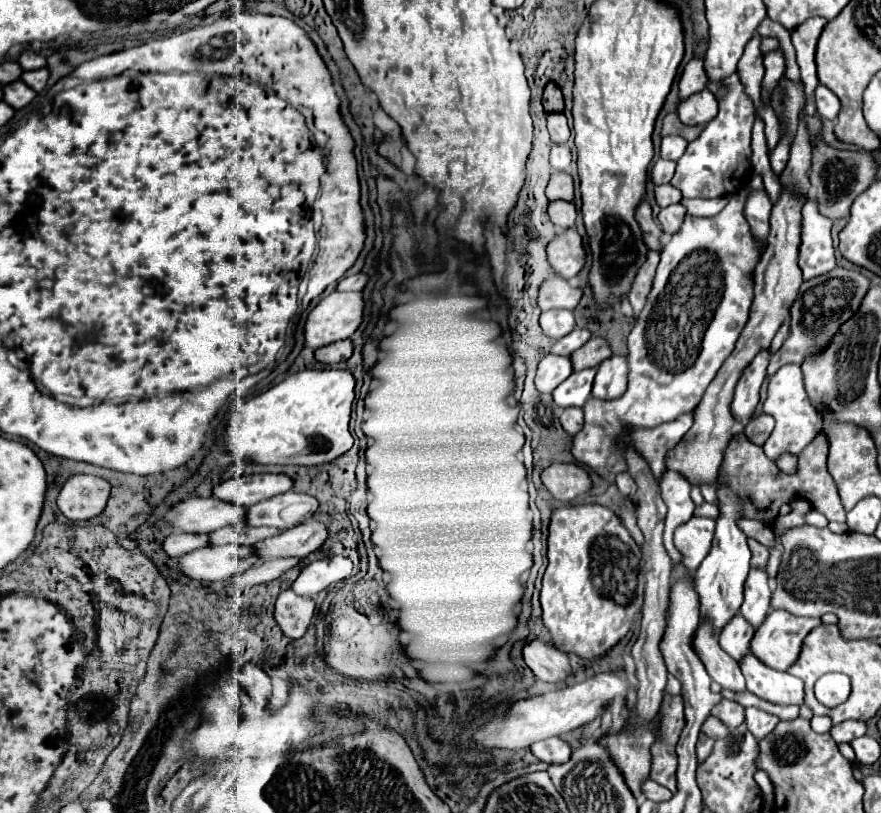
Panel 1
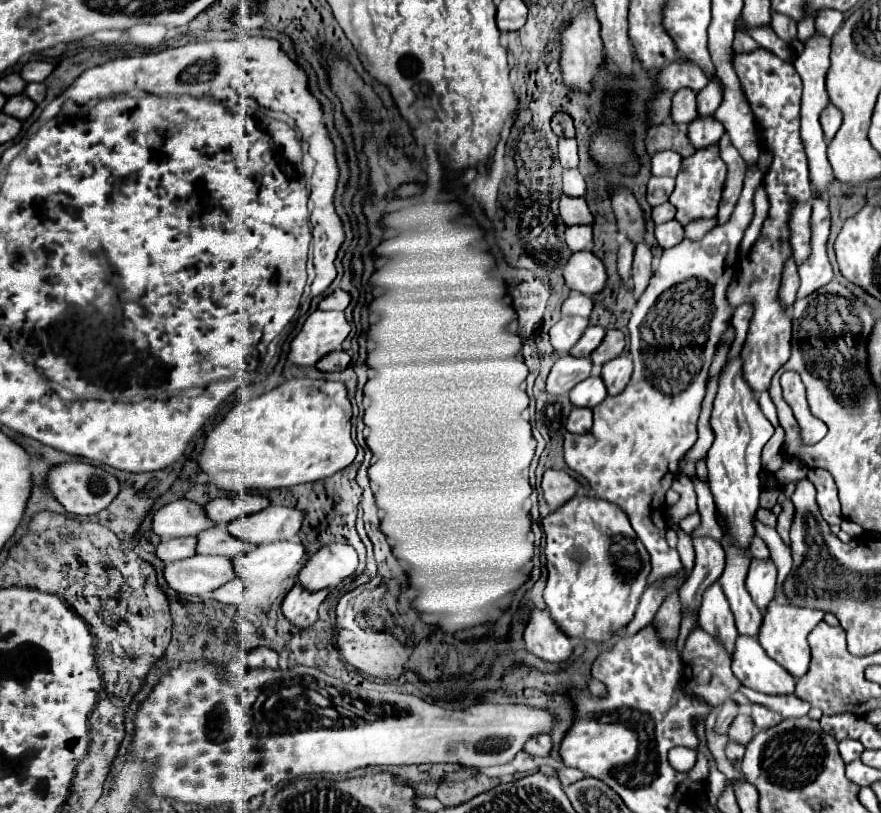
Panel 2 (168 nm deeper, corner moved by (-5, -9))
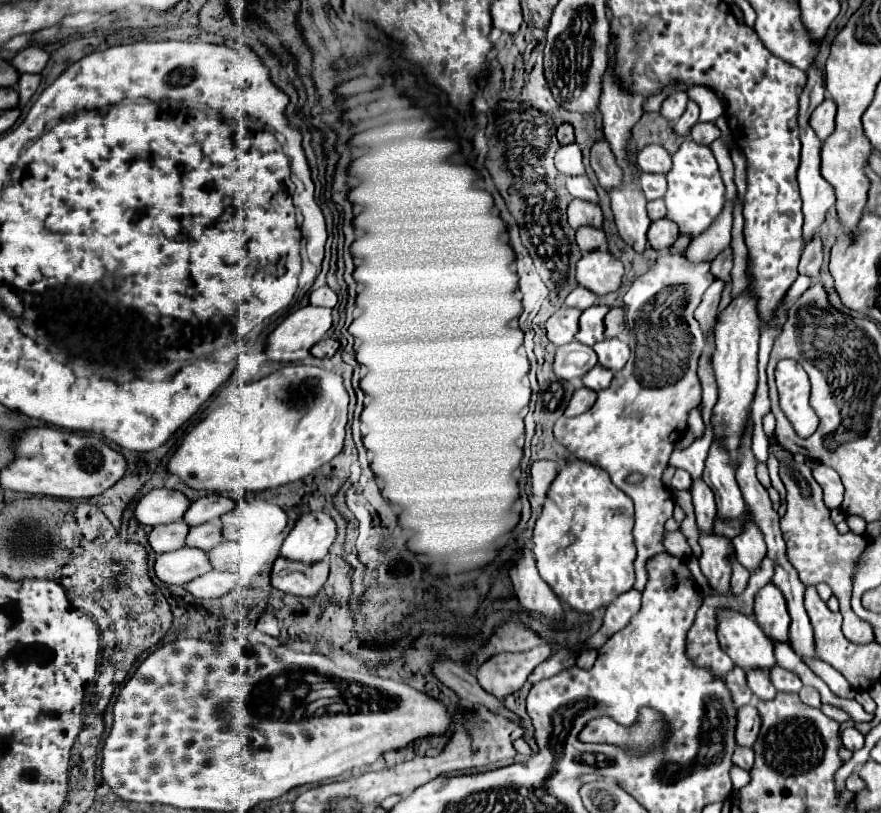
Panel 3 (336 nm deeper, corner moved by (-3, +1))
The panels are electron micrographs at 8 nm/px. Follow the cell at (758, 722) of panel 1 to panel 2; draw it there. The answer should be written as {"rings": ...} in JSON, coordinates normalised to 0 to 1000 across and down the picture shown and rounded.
{"rings":[[[851,865],[851,879],[856,884],[856,892],[860,899],[865,897],[872,897],[872,894],[879,894],[888,887],[888,879],[867,870],[867,867],[860,867],[860,865]]]}

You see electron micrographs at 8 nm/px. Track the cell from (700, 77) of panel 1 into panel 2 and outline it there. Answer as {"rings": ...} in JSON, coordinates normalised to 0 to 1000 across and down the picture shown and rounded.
{"rings":[[[772,109],[763,122],[763,139],[765,151],[785,151],[790,146],[790,117],[783,109]]]}

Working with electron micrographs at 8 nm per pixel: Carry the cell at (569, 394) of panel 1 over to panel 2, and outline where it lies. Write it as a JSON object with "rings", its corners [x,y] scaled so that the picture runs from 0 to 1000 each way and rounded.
{"rings":[[[667,464],[647,481],[647,493],[654,501],[677,501],[690,486],[683,464]]]}

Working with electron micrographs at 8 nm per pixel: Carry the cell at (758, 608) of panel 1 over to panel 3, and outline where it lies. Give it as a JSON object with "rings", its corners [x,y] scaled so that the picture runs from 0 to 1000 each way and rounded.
{"rings":[[[847,631],[844,636],[844,653],[840,661],[833,661],[833,673],[835,673],[835,680],[838,680],[838,690],[842,690],[842,695],[856,705],[865,688],[869,685],[872,675],[869,675],[869,668],[865,663],[865,656],[860,656],[860,648],[851,641],[851,631]]]}

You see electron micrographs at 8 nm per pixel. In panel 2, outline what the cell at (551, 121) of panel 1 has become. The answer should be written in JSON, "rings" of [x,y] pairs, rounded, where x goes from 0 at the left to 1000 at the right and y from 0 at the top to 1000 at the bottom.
{"rings":[[[636,171],[633,176],[633,193],[640,208],[654,208],[656,205],[656,181],[654,171]]]}

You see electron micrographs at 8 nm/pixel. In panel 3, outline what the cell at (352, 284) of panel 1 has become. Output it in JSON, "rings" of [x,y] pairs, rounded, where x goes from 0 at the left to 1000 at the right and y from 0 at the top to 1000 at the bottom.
{"rings":[[[368,351],[368,353],[356,355],[352,360],[352,373],[363,375],[363,378],[379,378],[381,375],[381,360],[372,351]]]}

